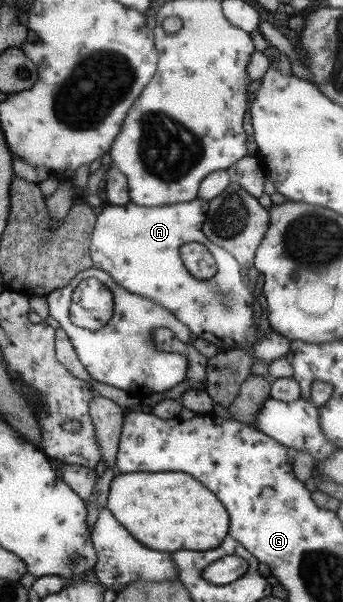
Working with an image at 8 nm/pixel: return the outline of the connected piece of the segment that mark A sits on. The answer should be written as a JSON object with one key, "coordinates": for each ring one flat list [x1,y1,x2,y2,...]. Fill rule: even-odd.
{"coordinates":[[193,200,162,207,143,207,131,202,122,206,106,206,96,216,95,229,91,235,90,254,94,268,104,271,119,286,133,294,150,298,164,309,170,310,196,337,204,343,214,345,218,351,244,349,254,343,256,323,252,319,252,295,242,285,239,263,234,255,224,248,214,245,203,233,203,223,207,220,208,202],[196,241,203,245,215,259,216,274,208,280,191,277,180,264,181,246]]}

